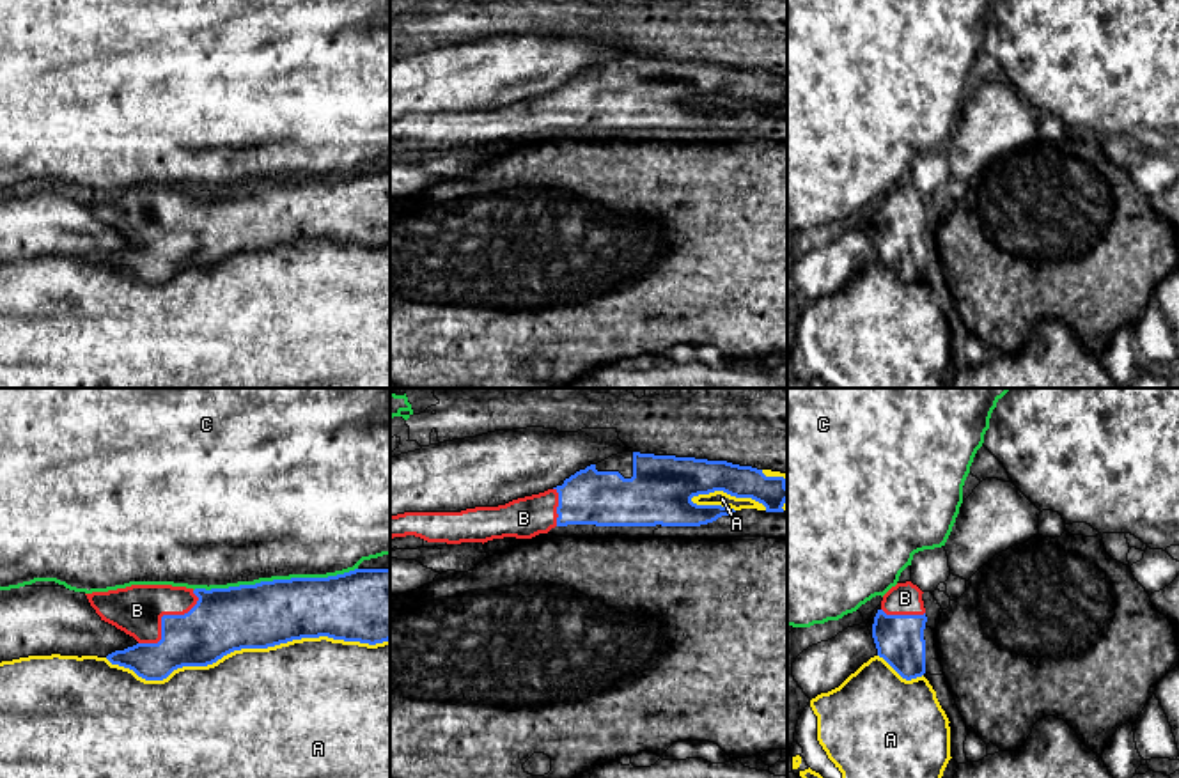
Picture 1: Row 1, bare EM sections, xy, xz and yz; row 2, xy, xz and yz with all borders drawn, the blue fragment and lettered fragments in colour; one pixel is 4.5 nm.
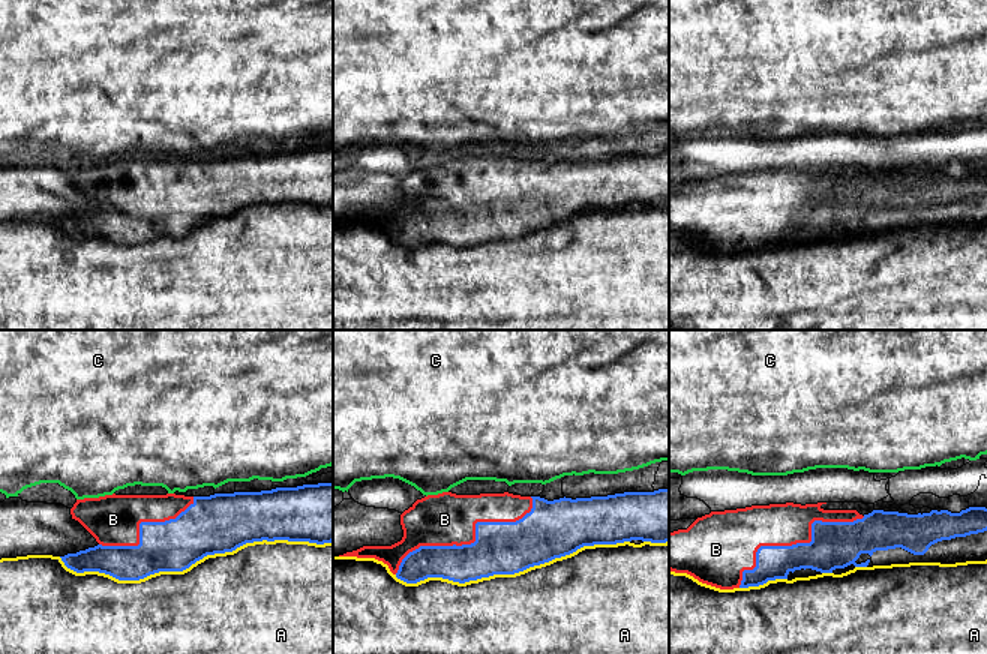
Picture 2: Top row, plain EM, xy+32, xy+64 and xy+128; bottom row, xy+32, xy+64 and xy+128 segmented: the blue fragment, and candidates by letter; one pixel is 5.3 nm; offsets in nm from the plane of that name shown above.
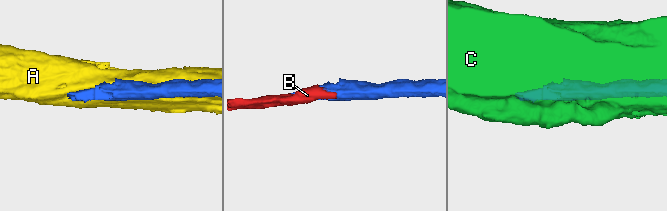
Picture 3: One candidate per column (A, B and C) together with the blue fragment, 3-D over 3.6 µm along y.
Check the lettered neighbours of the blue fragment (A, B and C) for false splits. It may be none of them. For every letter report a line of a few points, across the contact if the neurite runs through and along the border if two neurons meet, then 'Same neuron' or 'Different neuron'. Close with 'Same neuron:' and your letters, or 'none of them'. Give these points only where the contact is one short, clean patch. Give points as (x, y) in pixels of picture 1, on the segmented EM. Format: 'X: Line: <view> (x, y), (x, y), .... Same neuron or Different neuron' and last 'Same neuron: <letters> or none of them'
A: Different neuron
B: Same neuron
C: Different neuron
Same neuron: B

